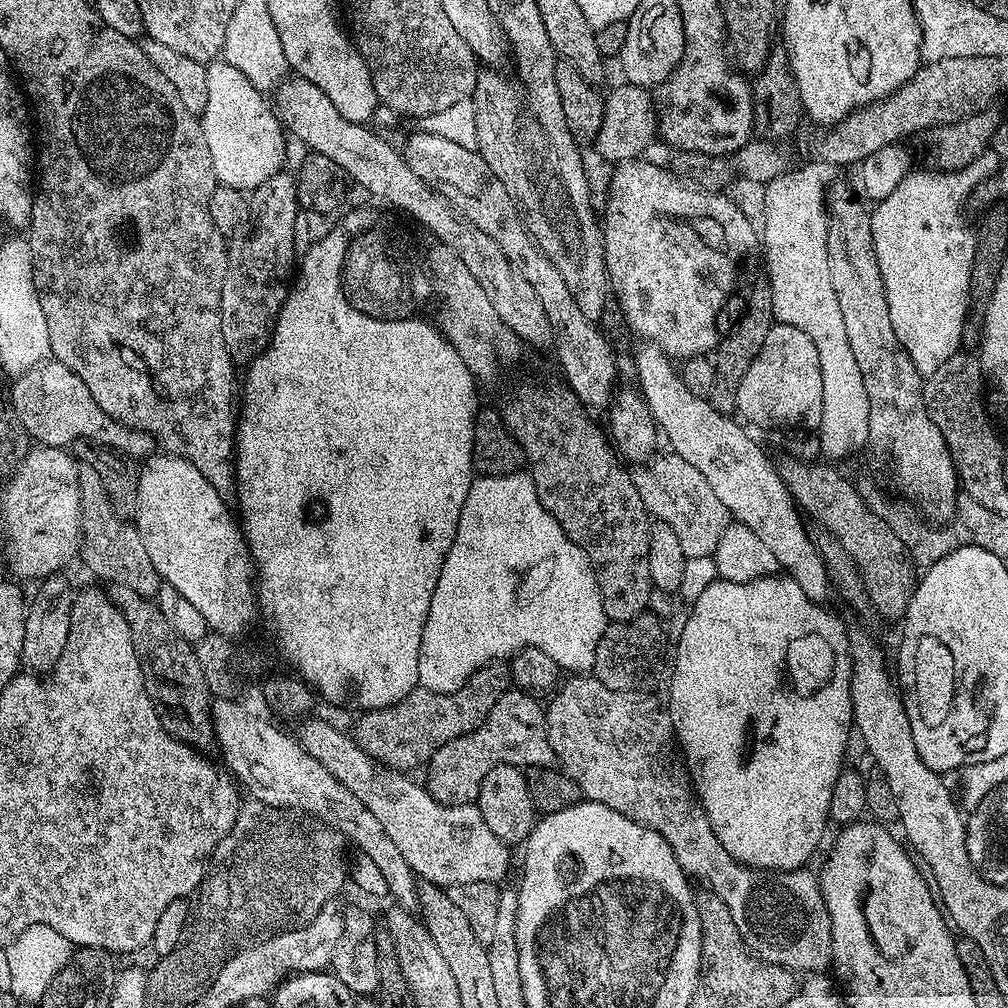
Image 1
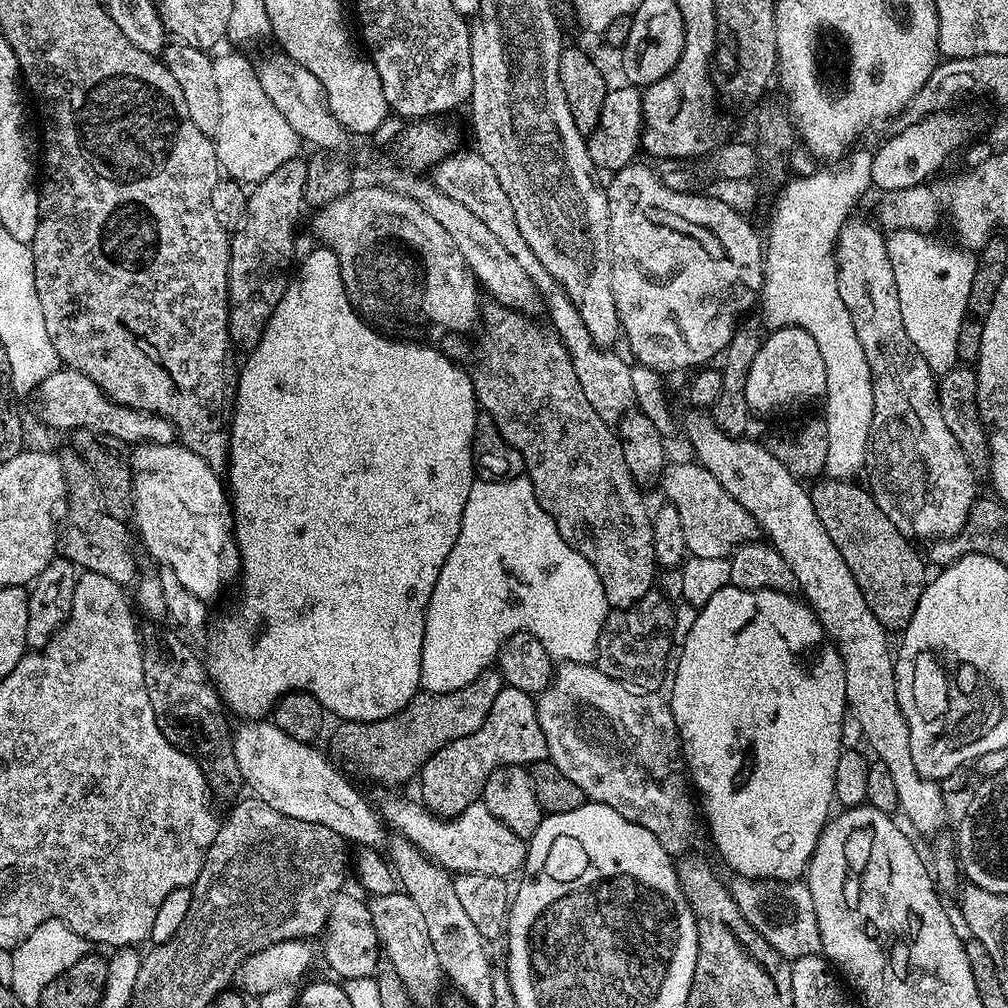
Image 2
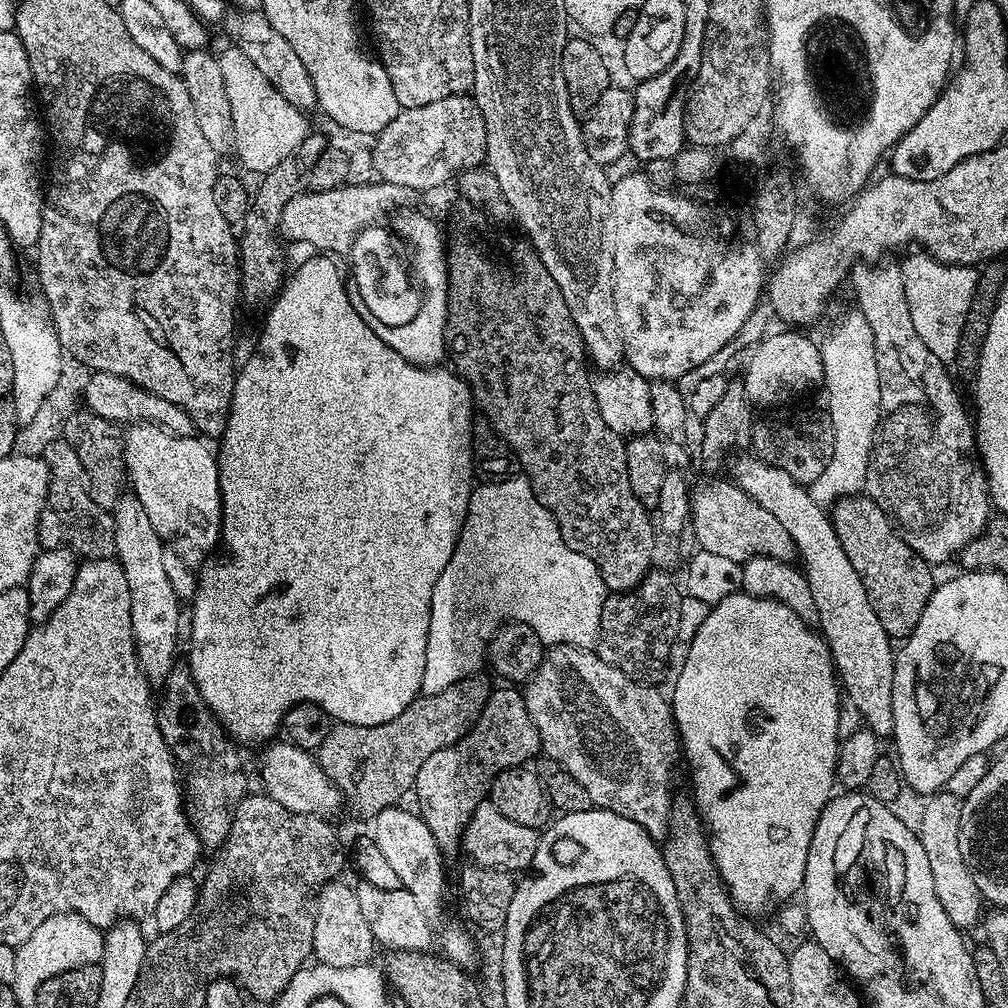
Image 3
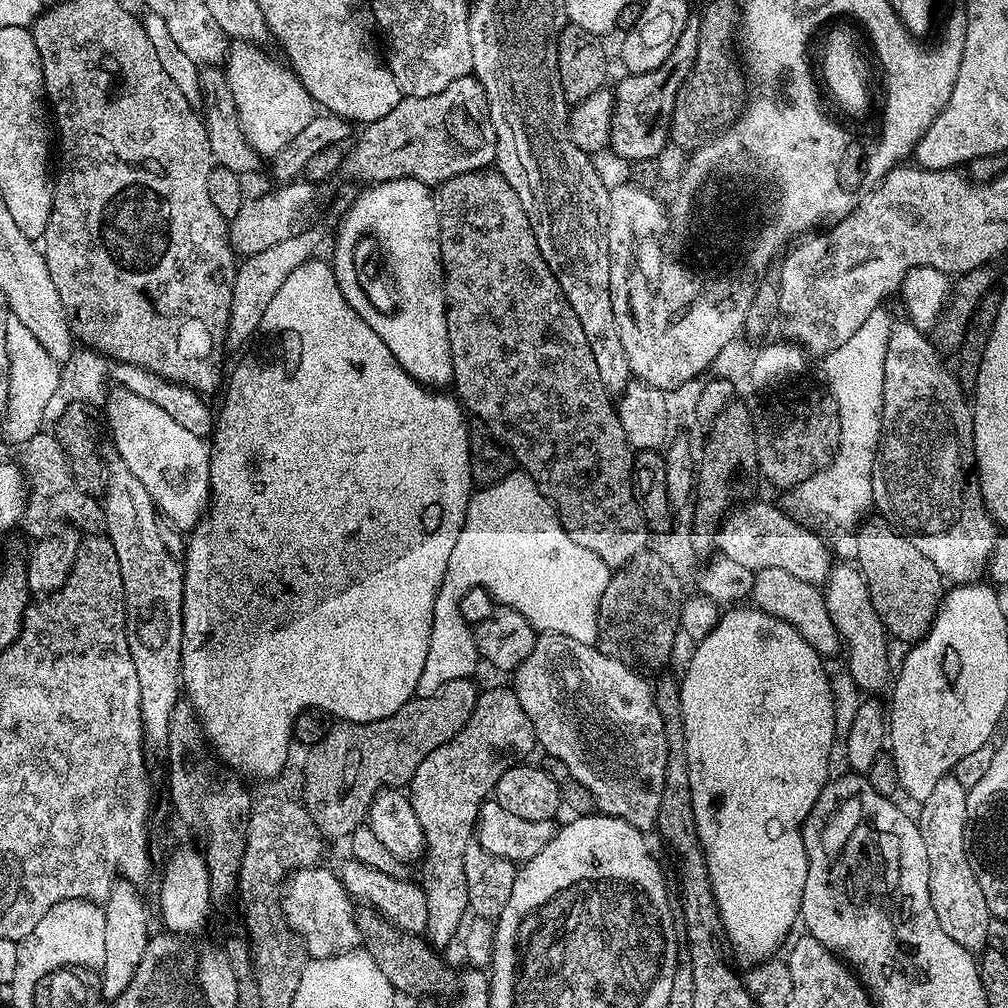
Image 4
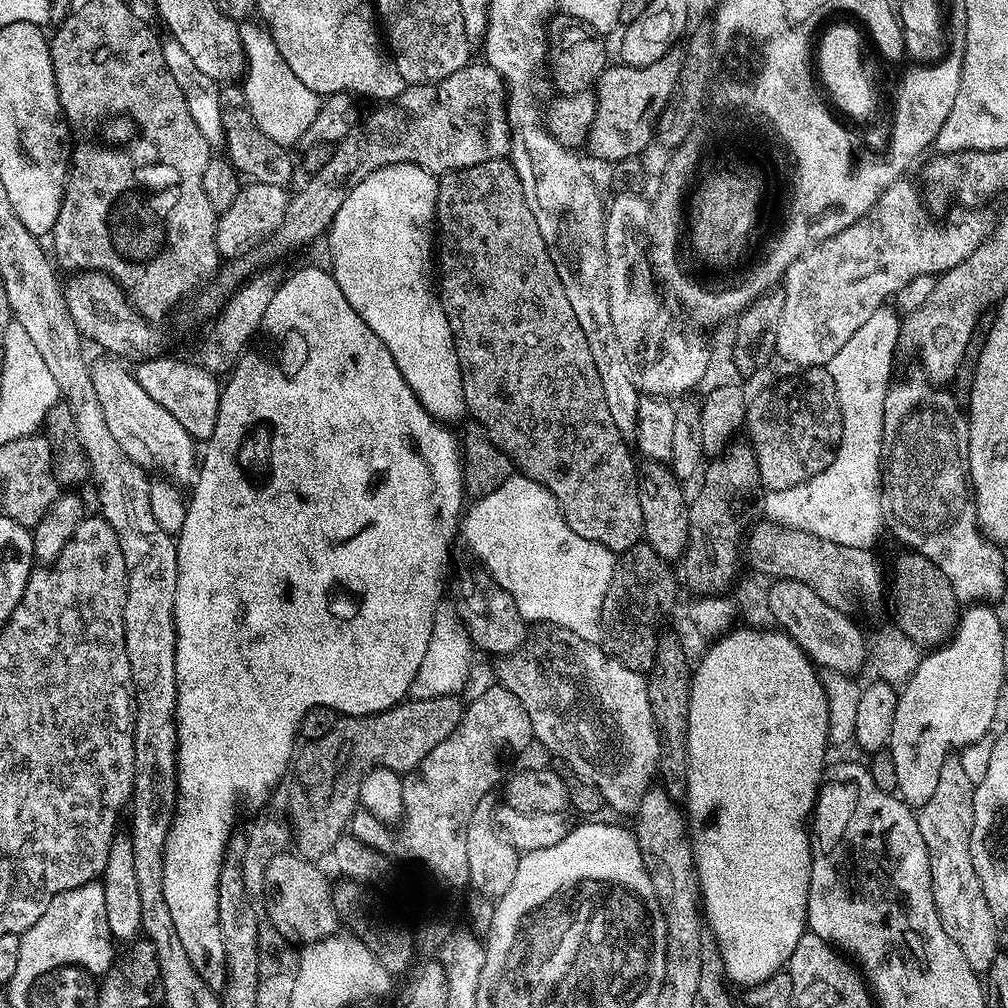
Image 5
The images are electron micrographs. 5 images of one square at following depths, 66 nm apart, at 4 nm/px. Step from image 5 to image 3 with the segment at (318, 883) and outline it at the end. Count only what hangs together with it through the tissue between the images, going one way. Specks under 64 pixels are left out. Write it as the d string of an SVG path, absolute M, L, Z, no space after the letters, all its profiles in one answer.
M348 882L325 884L314 896L312 956L326 966L358 966L373 959L372 948L374 949L372 931L370 926L366 926L366 917L358 906L355 887Z

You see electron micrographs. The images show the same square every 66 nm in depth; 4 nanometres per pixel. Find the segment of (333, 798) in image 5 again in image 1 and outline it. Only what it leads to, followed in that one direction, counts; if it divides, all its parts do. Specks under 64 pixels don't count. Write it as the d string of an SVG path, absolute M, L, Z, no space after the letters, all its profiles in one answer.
M493 662L478 669L456 692L438 694L416 687L406 698L394 702L394 706L370 708L356 724L356 745L376 759L397 770L412 770L427 765L428 761L446 742L462 734L470 734L486 722L486 714L494 710L494 702L510 691L512 673L504 662Z

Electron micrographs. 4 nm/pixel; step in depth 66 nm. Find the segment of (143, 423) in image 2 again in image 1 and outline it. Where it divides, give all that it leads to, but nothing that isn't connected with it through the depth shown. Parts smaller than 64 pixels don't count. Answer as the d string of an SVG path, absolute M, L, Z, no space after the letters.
M45 362L38 370L25 372L10 391L10 403L25 432L37 445L64 448L80 442L91 442L105 450L118 450L119 455L133 458L140 452L141 433L124 427L94 402L86 382L59 362Z

